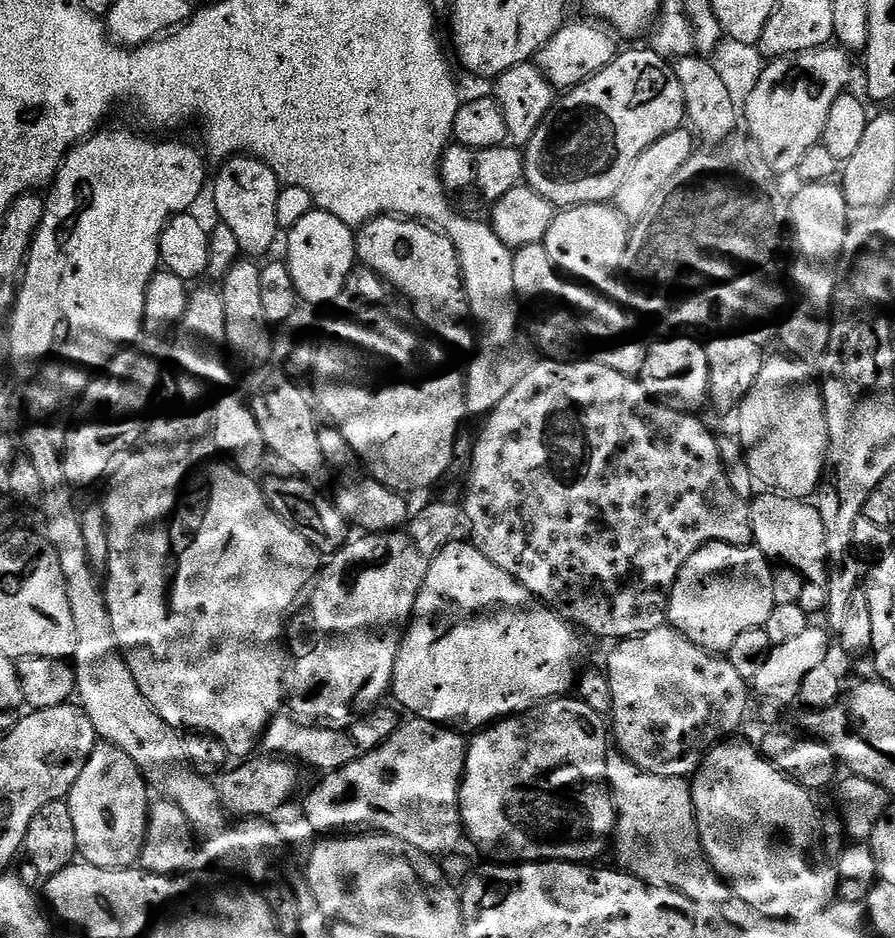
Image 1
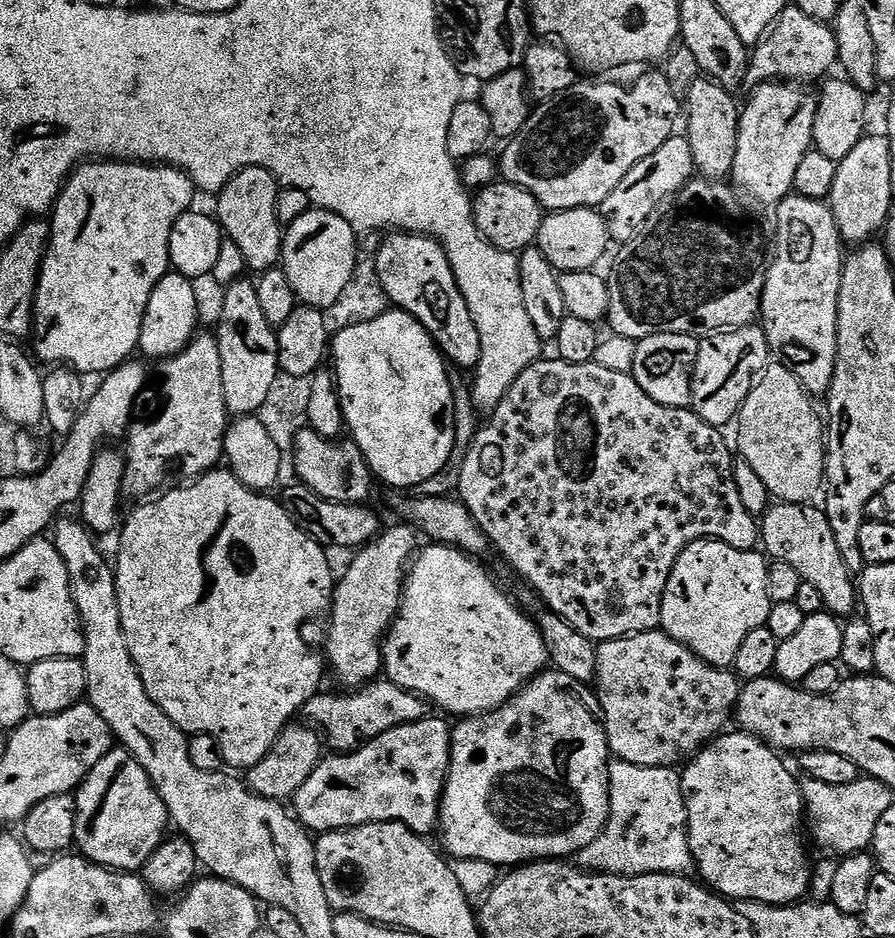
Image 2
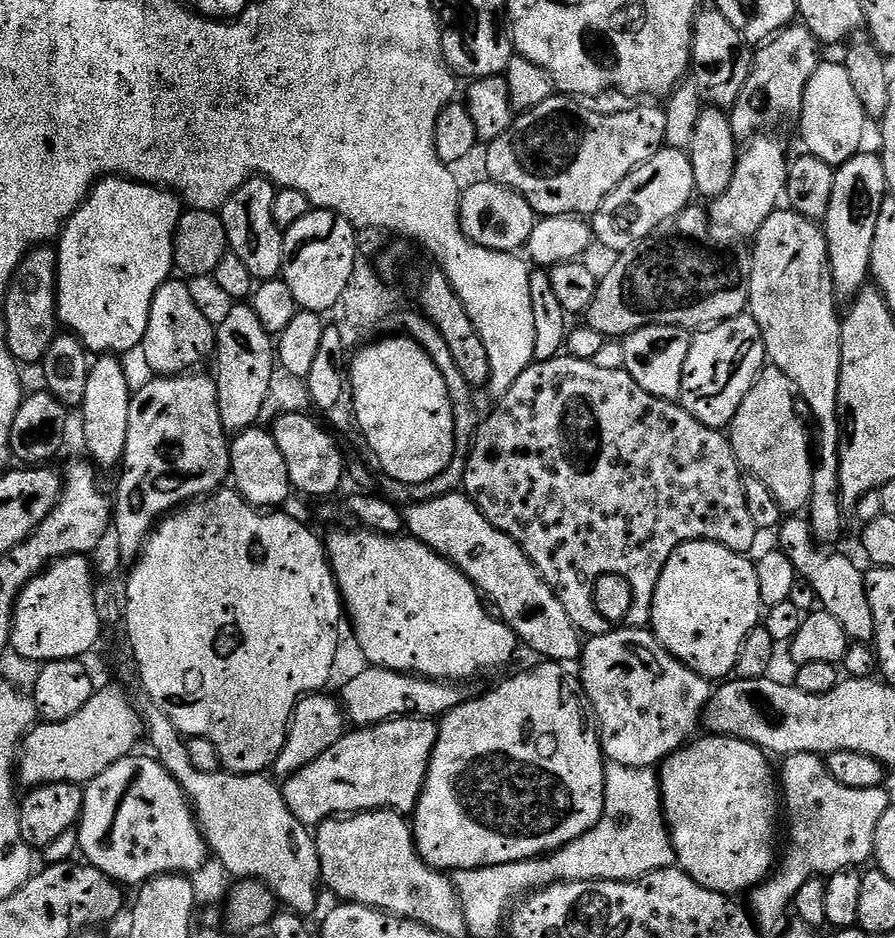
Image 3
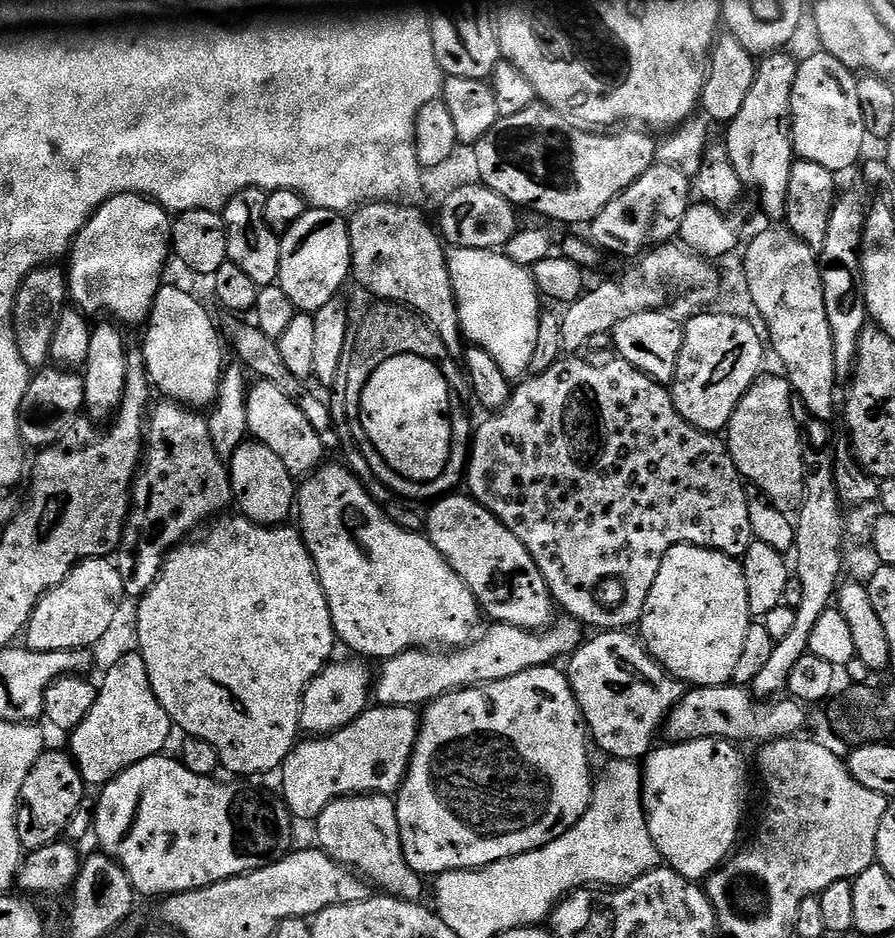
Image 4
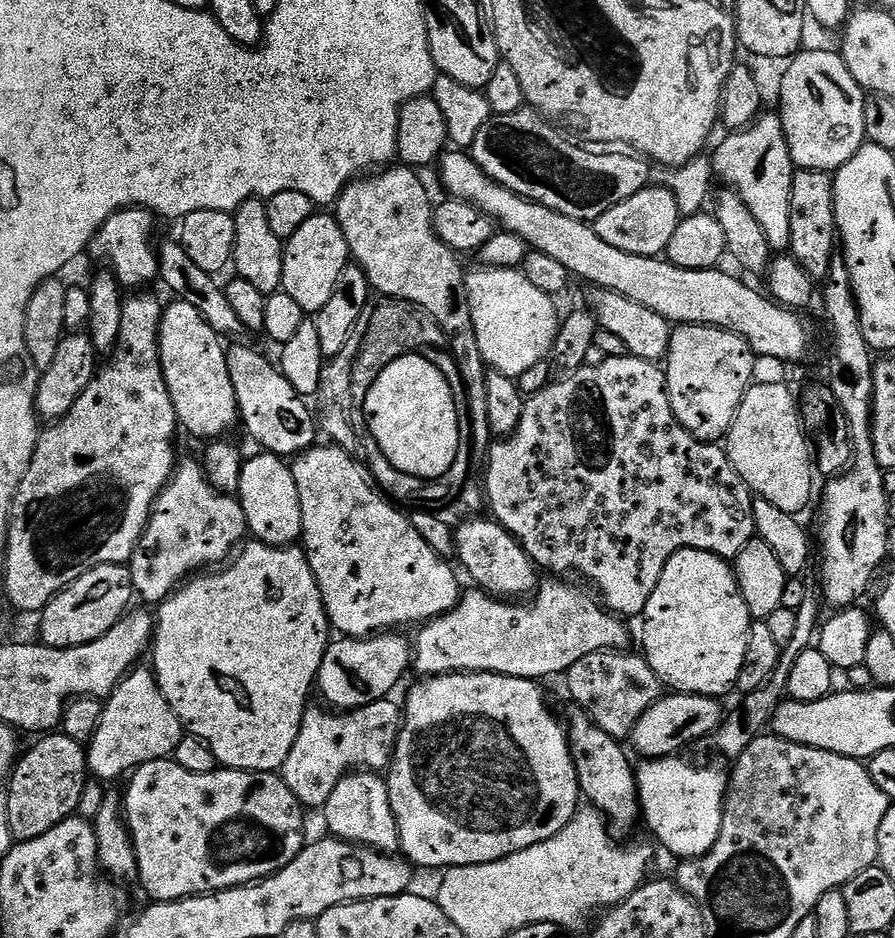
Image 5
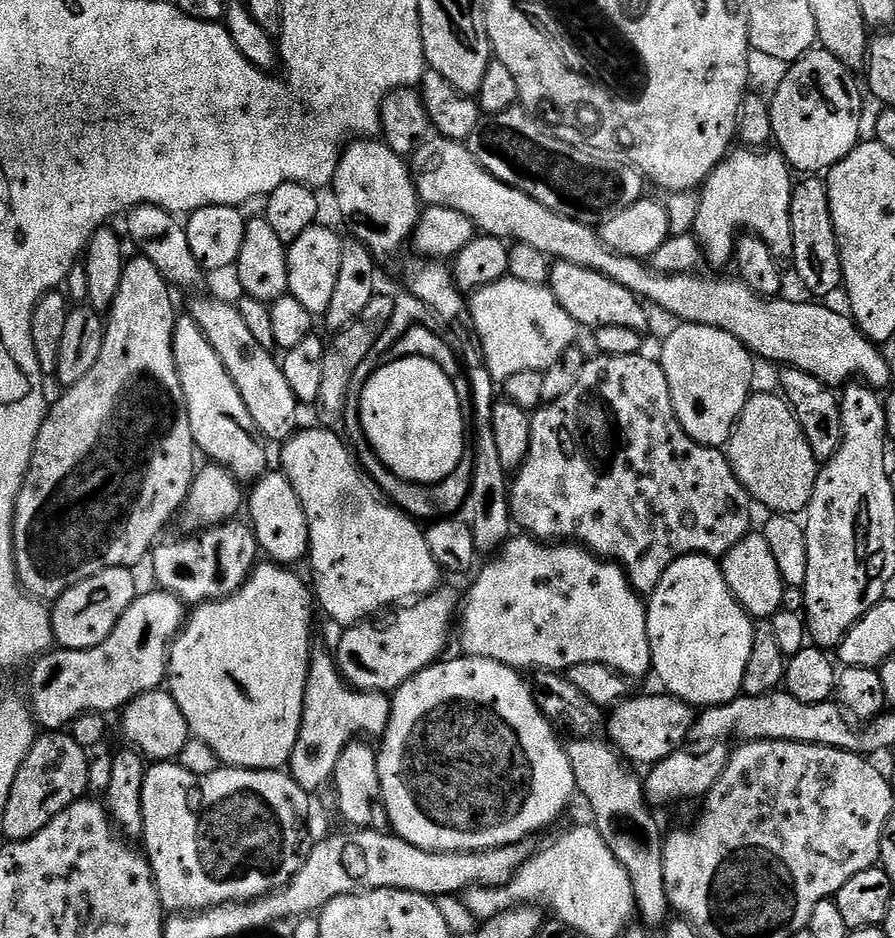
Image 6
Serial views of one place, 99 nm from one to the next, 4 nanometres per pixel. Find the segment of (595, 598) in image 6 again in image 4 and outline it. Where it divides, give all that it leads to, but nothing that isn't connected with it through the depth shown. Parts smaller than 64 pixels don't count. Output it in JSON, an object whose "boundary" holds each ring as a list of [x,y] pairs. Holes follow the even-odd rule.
{"boundary":[[[571,618],[557,619],[547,630],[531,631],[526,628],[516,628],[514,625],[493,623],[484,637],[473,639],[472,643],[459,650],[429,650],[426,648],[411,648],[394,658],[383,661],[379,665],[380,673],[374,676],[374,700],[377,705],[393,708],[414,708],[427,706],[440,696],[456,692],[459,688],[476,688],[479,684],[498,682],[506,678],[514,678],[514,674],[522,674],[531,668],[542,668],[556,662],[556,659],[567,658],[580,647],[582,643],[582,625],[579,620]]]}

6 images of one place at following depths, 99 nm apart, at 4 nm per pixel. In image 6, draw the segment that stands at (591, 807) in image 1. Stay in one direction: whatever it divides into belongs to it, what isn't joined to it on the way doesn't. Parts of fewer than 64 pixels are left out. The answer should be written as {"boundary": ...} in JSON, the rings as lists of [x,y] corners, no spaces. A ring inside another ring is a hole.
{"boundary":[[[457,655],[457,660],[441,659],[439,662],[423,668],[414,674],[401,688],[391,693],[392,709],[388,725],[378,740],[378,782],[382,790],[382,802],[388,815],[391,831],[406,842],[431,852],[484,852],[488,848],[501,848],[507,844],[519,844],[527,841],[539,828],[558,819],[564,807],[577,795],[574,782],[574,770],[570,770],[570,758],[565,745],[560,744],[552,724],[543,716],[541,705],[533,696],[533,689],[527,684],[519,671],[507,664],[482,658],[481,656]]]}

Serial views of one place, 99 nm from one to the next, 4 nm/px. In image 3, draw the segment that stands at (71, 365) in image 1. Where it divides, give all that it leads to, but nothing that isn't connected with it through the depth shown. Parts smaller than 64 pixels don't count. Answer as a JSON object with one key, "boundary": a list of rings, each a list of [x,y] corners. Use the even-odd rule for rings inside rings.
{"boundary":[[[105,176],[97,180],[88,197],[80,204],[77,210],[64,224],[64,230],[58,237],[55,245],[58,266],[56,267],[56,314],[59,323],[69,333],[72,333],[84,344],[87,351],[92,354],[125,354],[141,347],[144,335],[150,322],[150,306],[154,302],[154,294],[158,294],[160,285],[165,284],[173,275],[176,259],[174,258],[174,234],[182,215],[182,201],[174,192],[169,192],[154,184],[142,184],[122,176]]]}

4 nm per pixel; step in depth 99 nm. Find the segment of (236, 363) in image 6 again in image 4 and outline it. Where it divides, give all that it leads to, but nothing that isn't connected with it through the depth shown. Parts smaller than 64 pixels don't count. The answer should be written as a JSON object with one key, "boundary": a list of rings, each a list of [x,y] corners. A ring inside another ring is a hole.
{"boundary":[[[257,379],[249,387],[246,416],[249,437],[257,444],[270,446],[270,450],[286,462],[286,470],[290,470],[293,477],[307,477],[325,463],[326,451],[314,427],[306,420],[306,415],[270,381]]]}

